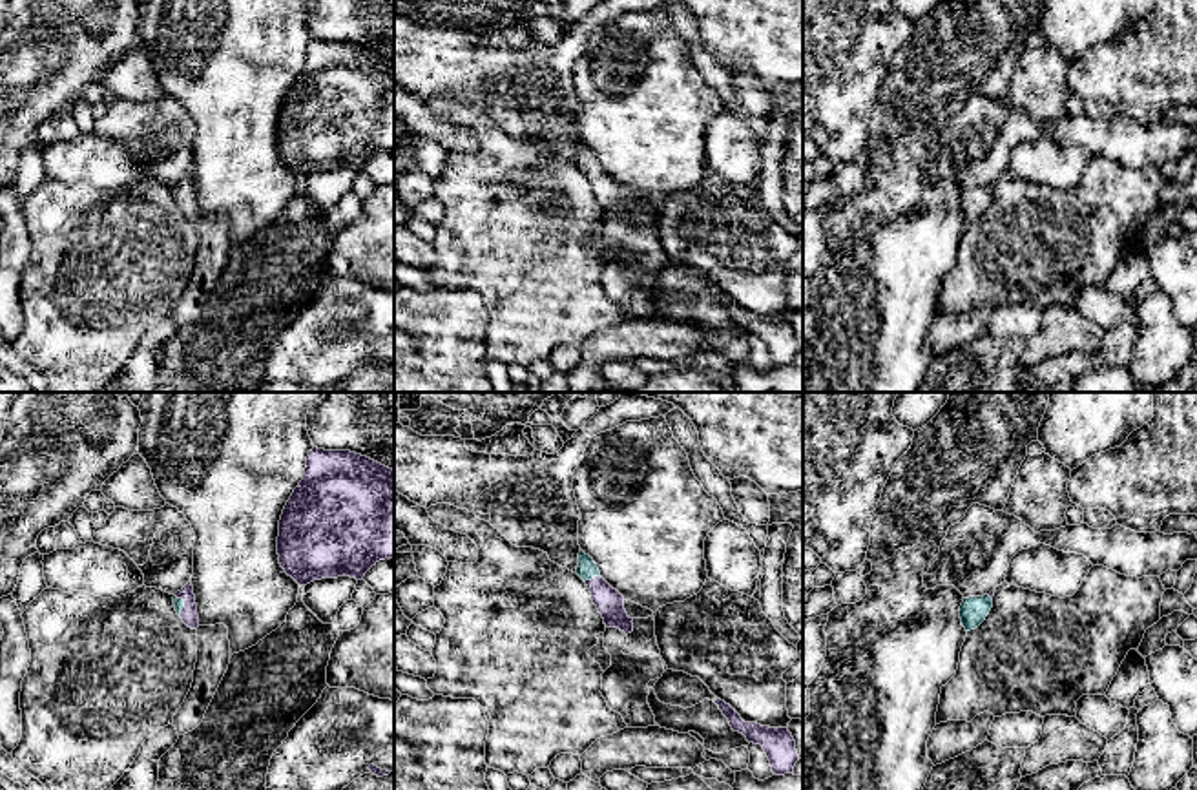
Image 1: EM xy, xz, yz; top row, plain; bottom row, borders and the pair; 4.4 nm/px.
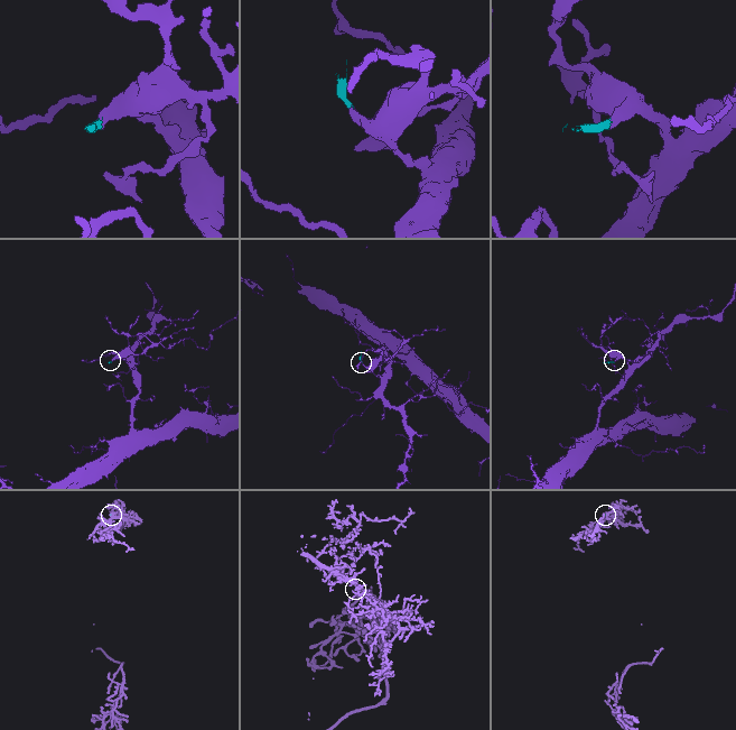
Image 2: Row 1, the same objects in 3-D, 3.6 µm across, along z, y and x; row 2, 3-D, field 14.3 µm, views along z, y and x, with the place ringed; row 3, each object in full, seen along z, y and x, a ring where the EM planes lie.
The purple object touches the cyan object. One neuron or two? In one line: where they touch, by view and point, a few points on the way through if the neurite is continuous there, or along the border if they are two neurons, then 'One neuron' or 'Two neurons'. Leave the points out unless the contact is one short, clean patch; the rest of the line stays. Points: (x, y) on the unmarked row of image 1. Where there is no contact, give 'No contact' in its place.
Touches purple at xz (593, 168). Path across: xz (610, 194), (593, 168), (586, 161). One neuron

